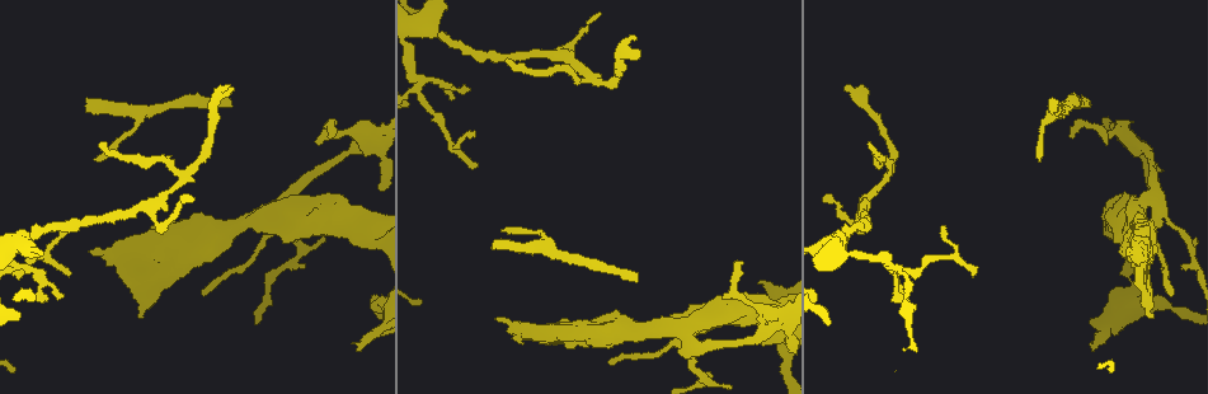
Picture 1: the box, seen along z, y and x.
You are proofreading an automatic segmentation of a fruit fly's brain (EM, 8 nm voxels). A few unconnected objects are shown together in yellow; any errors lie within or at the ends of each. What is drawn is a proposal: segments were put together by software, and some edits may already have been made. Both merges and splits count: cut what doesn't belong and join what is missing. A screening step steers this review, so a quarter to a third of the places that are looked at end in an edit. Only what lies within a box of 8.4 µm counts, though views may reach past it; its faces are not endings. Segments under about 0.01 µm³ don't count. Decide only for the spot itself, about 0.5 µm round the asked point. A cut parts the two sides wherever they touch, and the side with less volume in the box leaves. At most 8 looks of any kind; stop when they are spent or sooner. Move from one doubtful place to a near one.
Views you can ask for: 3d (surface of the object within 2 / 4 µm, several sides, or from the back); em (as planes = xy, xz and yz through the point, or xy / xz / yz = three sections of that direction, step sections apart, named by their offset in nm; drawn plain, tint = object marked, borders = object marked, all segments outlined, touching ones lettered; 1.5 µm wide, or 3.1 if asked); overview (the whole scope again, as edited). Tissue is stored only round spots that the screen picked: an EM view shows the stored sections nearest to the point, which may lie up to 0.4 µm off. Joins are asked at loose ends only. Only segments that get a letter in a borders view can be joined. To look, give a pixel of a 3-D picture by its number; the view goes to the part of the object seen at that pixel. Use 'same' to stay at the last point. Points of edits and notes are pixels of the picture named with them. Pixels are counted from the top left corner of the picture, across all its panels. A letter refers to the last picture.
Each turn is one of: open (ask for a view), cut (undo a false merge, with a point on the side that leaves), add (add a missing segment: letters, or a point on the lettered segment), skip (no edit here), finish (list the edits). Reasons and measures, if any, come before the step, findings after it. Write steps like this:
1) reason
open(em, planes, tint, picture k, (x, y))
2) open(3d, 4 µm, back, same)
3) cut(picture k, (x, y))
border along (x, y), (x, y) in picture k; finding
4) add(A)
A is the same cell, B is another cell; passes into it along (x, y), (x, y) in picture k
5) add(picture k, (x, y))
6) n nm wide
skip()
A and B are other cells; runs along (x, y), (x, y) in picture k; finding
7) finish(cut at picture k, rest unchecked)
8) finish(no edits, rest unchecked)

four or more arms meet
open(em, xy, step 8, tint, picture 1, (894, 266))

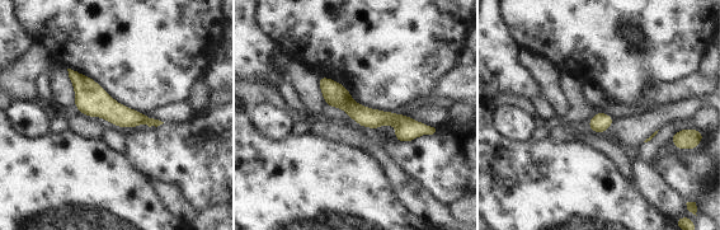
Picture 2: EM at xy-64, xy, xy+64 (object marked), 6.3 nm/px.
another direction
open(em, planes, borders, same)

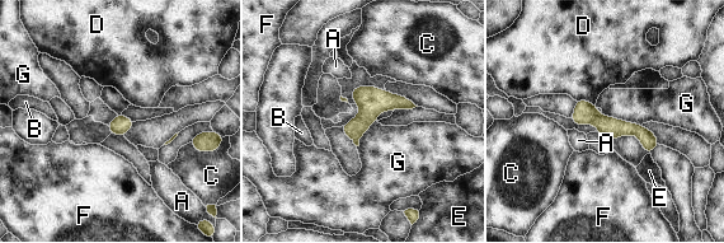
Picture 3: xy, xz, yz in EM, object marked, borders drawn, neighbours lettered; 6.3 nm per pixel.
skip()
A, B, C, D, E, F and G are other cells; border along (602, 113), (642, 125) in picture 3; continuous, no second neuron

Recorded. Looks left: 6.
free end
open(em, planes, borders, picture 1, (17, 320))

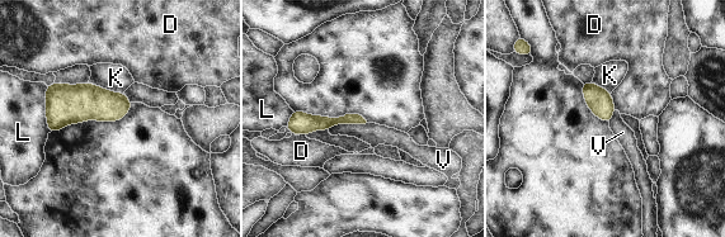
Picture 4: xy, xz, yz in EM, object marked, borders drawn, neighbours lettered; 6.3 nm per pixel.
skip()
D, K, L and V are other cells; runs along (361, 121), (342, 119), (290, 126) in picture 4; none of them fits

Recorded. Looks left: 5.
branch stops here
open(3d, 2 µm, picture 1, (1089, 345))

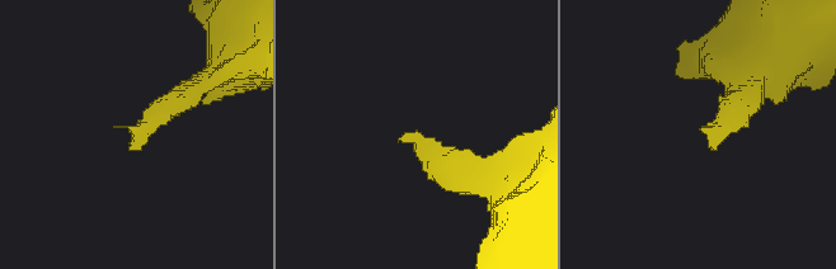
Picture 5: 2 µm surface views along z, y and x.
open(em, planes, borders, picture 5, (120, 126))

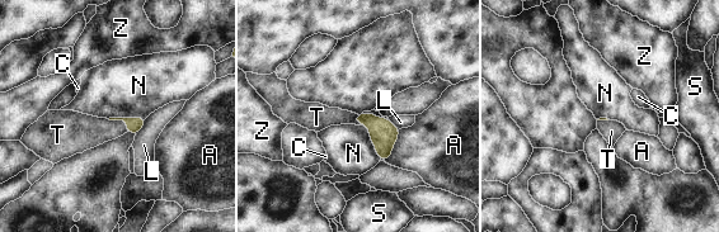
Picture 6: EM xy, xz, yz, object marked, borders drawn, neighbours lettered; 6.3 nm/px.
add(picture 6, (84, 132))
T is the same cell, A, C, L, N, S and Z are other cells; it goes on there

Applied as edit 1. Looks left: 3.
finish(add at picture 6, rest unchecked)

